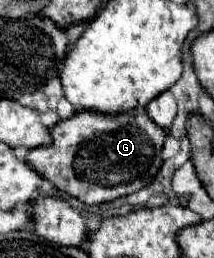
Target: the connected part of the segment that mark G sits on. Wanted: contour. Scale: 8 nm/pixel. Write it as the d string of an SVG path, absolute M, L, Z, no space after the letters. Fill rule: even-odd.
M83 110L67 120L59 120L51 130L53 142L27 152L25 162L61 192L85 204L103 204L145 188L159 172L161 148L167 132L159 128L143 110L115 116Z

